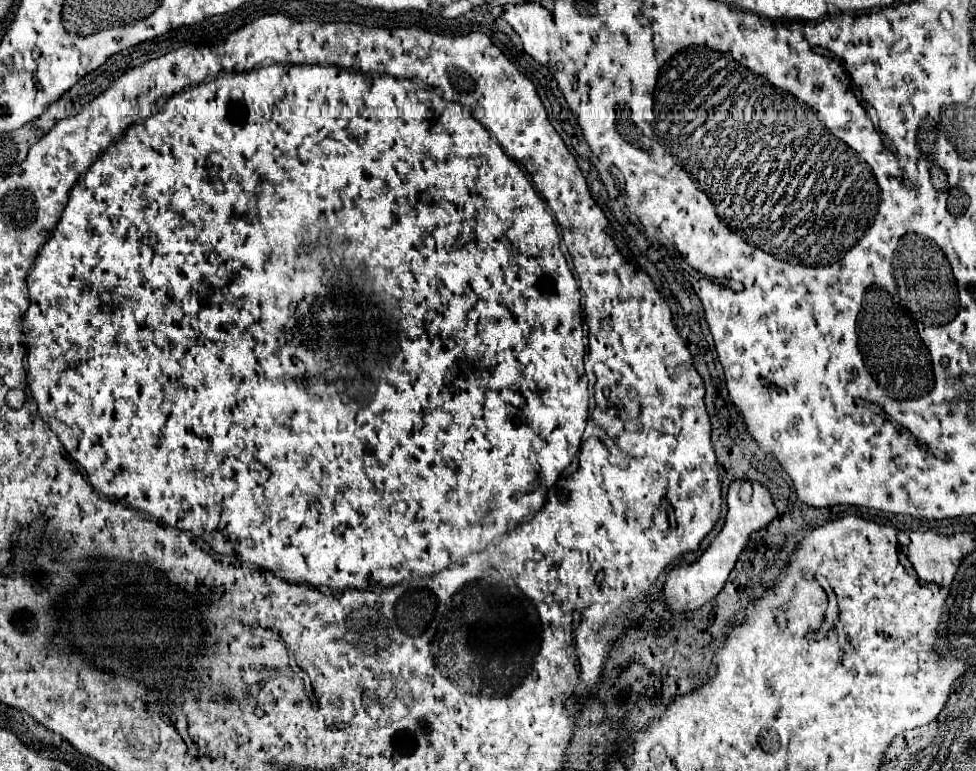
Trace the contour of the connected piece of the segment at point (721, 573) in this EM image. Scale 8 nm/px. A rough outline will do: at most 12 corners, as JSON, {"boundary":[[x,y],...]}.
{"boundary":[[745,480],[727,492],[723,530],[665,580],[677,612],[713,600],[749,536],[777,516],[771,492]]}

